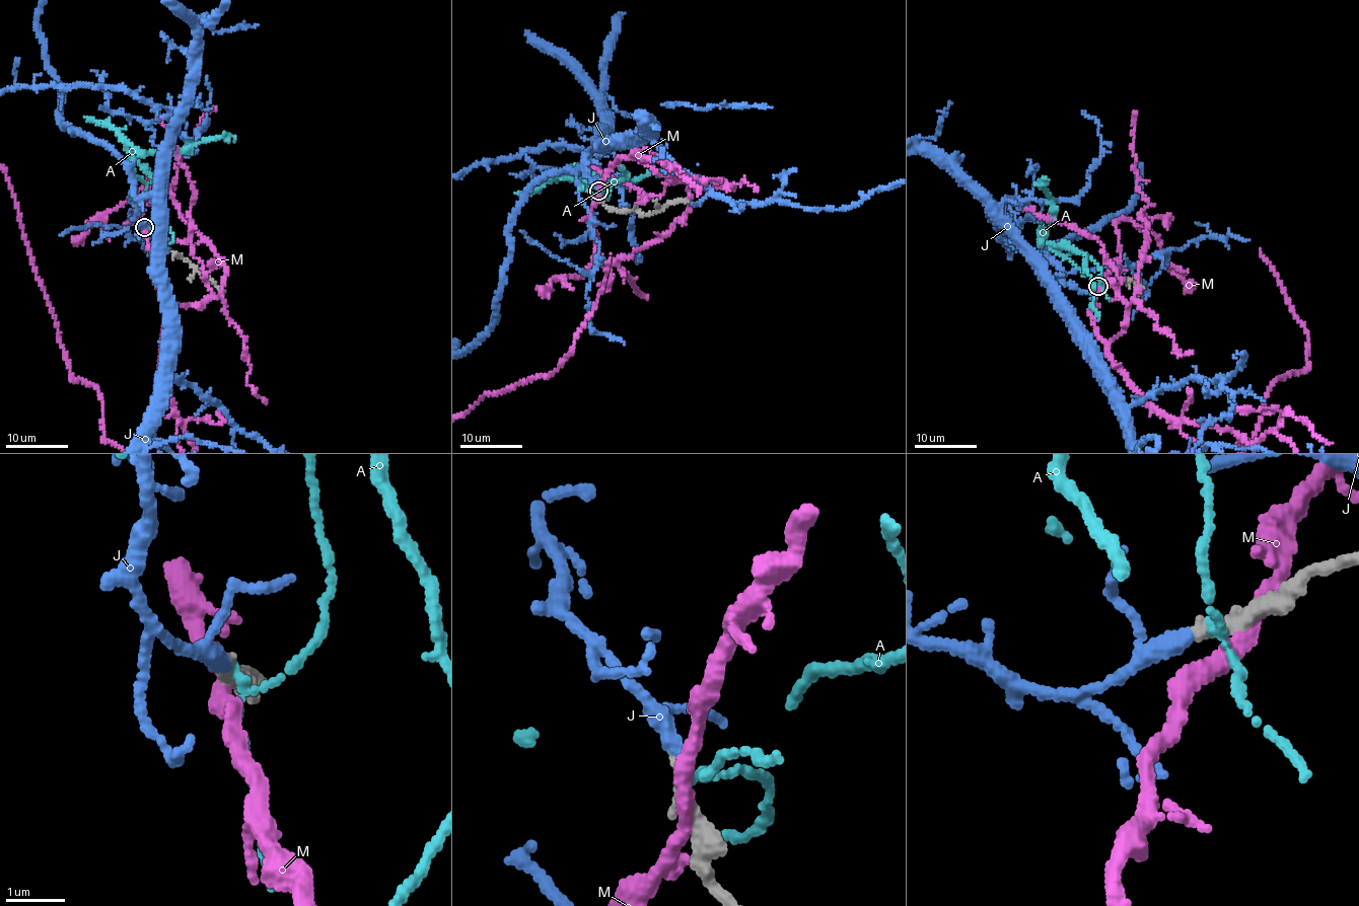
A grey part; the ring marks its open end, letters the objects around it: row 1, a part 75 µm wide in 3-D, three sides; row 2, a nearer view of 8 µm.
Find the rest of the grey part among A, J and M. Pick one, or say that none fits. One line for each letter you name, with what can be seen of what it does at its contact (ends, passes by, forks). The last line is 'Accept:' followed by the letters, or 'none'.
J: it passes by
Accept: J

